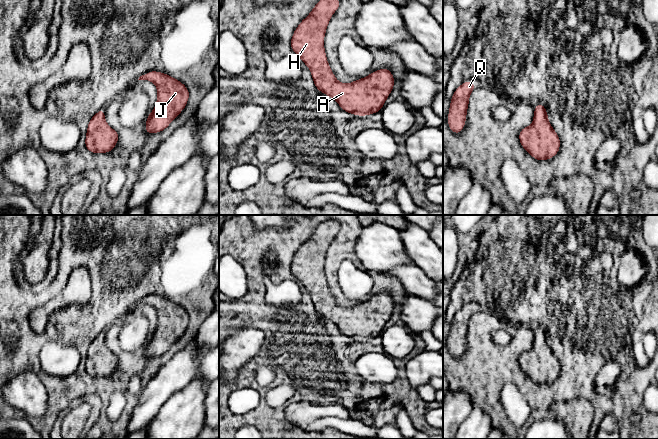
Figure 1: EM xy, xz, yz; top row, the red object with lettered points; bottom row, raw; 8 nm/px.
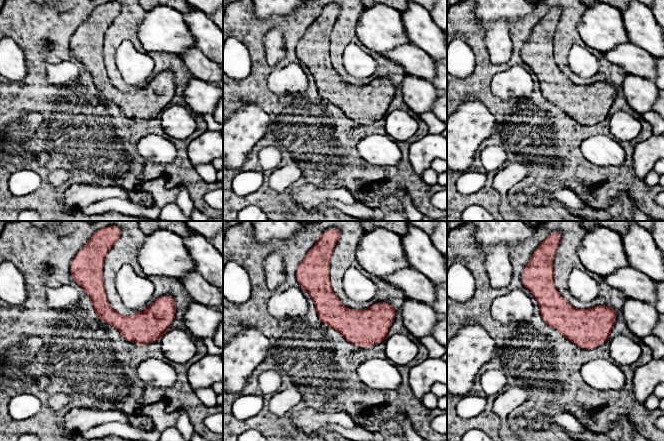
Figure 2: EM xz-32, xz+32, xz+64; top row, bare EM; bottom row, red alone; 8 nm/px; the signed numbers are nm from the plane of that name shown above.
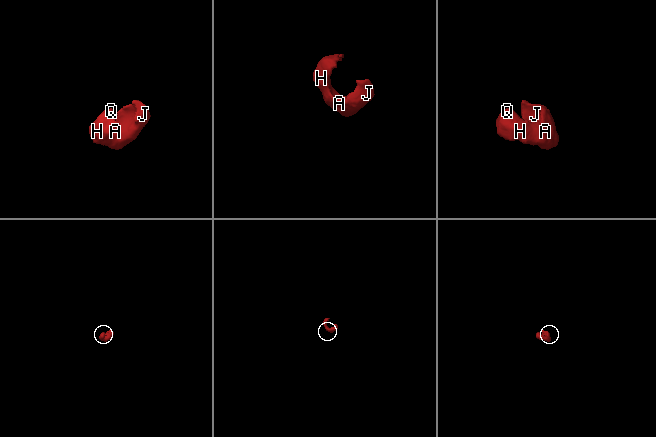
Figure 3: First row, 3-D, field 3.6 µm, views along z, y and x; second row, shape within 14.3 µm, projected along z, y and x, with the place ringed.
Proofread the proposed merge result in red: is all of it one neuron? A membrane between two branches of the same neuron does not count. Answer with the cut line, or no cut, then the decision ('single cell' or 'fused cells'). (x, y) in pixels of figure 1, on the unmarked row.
no cut | single cell

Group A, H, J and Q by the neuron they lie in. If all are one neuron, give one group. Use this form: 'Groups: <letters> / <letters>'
Groups: A H J Q

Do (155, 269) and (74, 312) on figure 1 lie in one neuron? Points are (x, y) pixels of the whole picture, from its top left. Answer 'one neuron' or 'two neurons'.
one neuron

